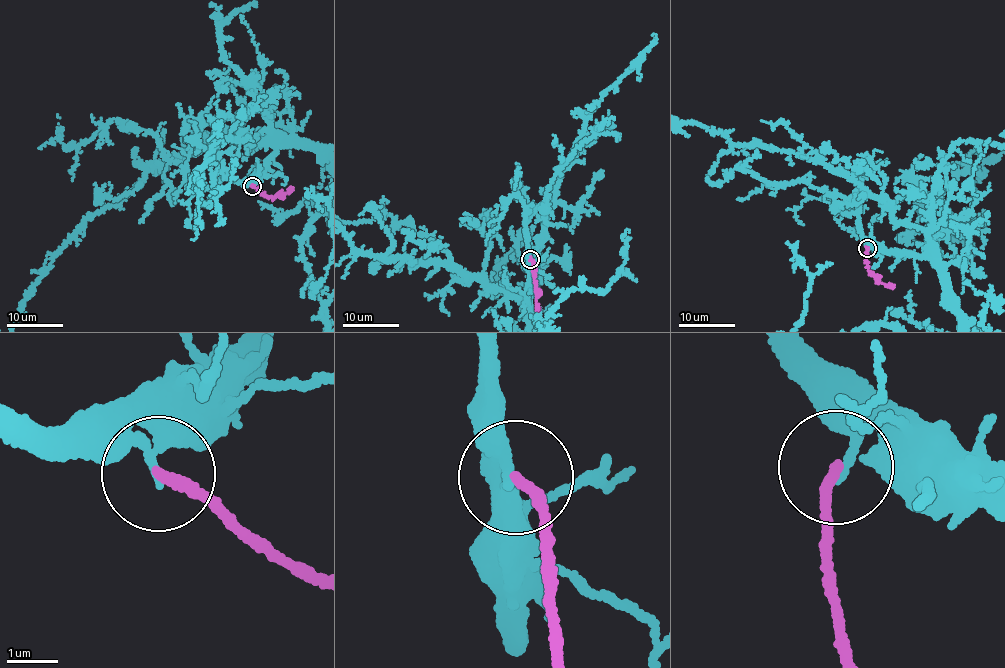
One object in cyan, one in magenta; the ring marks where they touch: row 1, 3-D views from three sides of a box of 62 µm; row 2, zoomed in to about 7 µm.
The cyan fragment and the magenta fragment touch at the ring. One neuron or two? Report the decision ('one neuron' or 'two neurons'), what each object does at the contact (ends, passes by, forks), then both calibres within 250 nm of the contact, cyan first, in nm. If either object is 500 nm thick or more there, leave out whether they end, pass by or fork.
two neurons; cyan ends there; magenta ends there; 280 nm thick on the cyan side, 220 nm on the other

